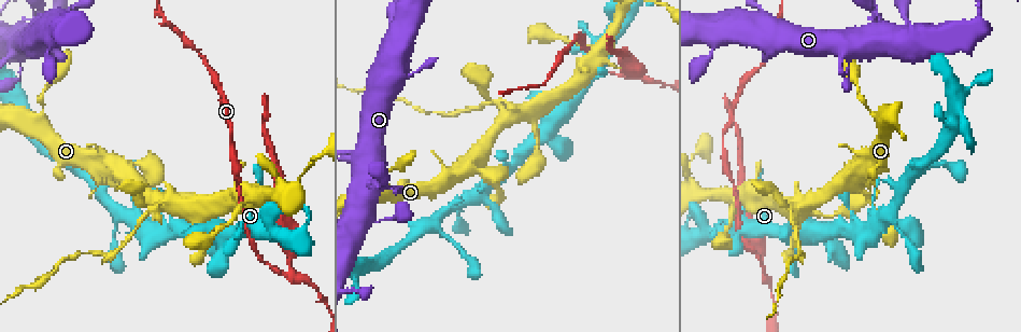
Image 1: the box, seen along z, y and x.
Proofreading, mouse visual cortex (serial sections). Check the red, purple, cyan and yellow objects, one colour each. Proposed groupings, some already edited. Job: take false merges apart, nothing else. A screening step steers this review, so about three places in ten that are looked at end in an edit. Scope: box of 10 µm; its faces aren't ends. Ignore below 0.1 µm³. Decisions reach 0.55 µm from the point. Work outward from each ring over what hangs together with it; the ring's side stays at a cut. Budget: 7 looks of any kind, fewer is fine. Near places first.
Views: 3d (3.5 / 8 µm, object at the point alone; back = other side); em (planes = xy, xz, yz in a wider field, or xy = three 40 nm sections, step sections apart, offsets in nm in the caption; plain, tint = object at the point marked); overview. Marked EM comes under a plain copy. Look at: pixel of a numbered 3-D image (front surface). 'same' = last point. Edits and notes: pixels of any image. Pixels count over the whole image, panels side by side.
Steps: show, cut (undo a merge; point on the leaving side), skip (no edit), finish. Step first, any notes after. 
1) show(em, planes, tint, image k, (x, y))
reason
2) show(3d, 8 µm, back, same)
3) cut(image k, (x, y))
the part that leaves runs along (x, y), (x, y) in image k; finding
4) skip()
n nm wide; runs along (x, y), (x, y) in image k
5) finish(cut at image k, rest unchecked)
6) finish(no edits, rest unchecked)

show(3d, 3.5 µm, image 1, (384, 186))
a narrow waist

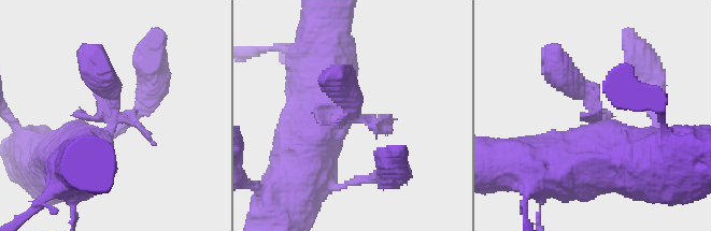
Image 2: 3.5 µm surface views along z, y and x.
show(em, xy, step 3, tint, image 2, (355, 116))
need the tissue

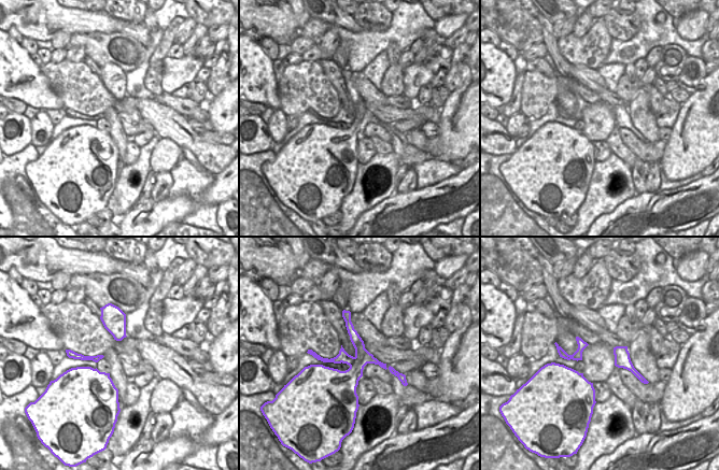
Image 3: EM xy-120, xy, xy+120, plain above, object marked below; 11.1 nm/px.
skip()
runs along (346, 313), (358, 344), (353, 403) in image 3; all the same cell

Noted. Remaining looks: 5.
show(3d, 3.5 µm, image 1, (194, 46))
narrows sharply

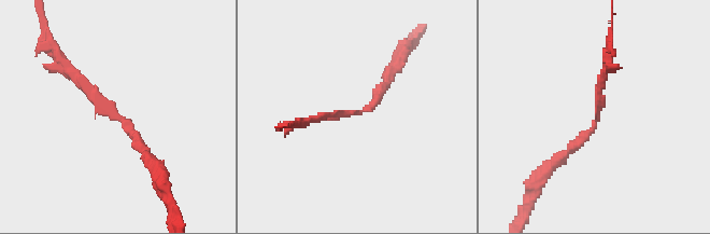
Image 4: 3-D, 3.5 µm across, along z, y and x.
show(em, xy, step 3, tint, image 4, (118, 114))
arms of 100, 150 nm; shape alone is not enough

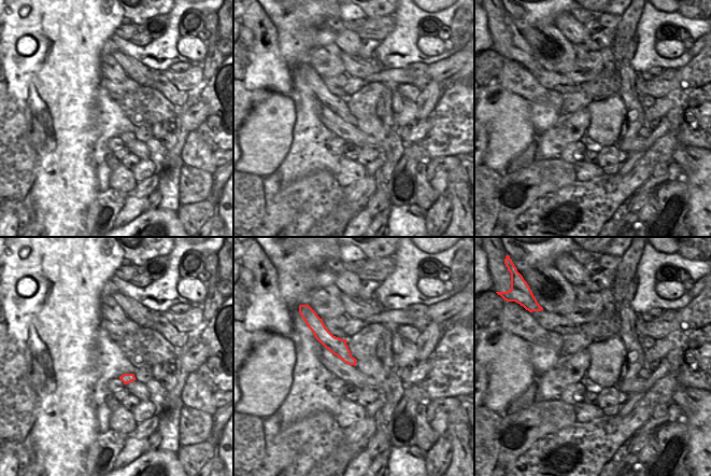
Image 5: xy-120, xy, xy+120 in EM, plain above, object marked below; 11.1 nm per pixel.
skip()
runs along (152, 162), (135, 133), (66, 66) in image 4; one cell here

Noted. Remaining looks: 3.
show(3d, 3.5 µm, image 1, (287, 273))
arms part here

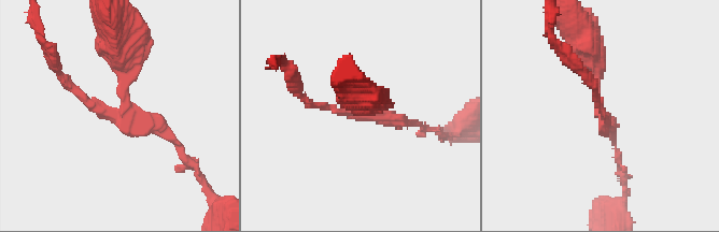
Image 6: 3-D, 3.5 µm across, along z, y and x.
show(em, xy, step 5, tint, image 6, (604, 114))
3 arms; arms of 100, 150, 200 nm

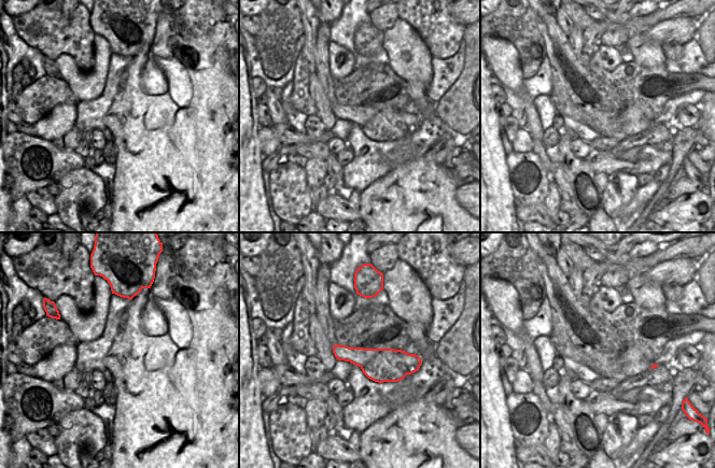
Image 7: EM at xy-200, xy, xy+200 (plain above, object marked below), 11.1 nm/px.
show(em, planes, tint, same)

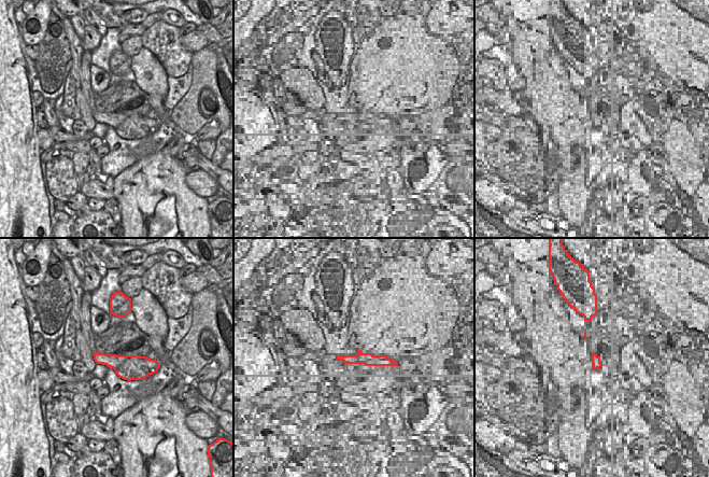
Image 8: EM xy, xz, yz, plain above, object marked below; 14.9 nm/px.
cut(image 6, (600, 71))
border along (114, 369), (131, 359), (150, 374) in image 8; a second cell is stuck on

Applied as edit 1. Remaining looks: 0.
finish(cut at image 6, rest unchecked)

